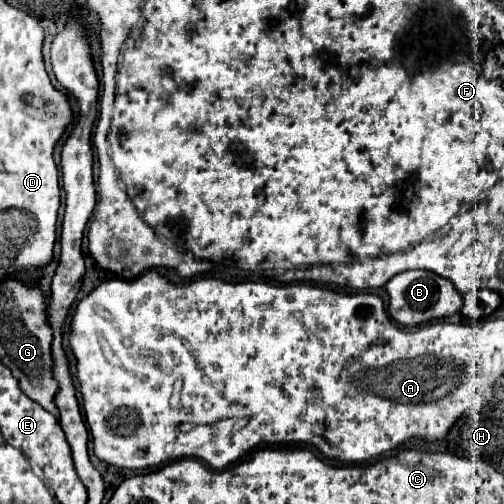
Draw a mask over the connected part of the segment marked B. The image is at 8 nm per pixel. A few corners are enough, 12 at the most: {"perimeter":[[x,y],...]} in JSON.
{"perimeter":[[403,271],[385,287],[401,325],[451,317],[463,305],[433,271]]}

